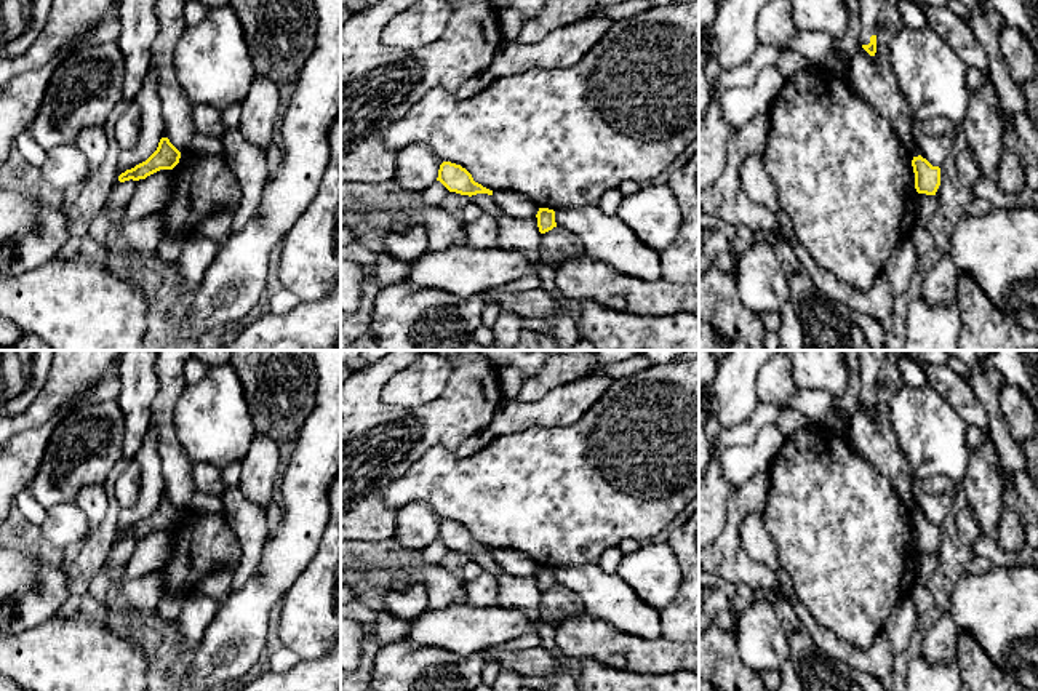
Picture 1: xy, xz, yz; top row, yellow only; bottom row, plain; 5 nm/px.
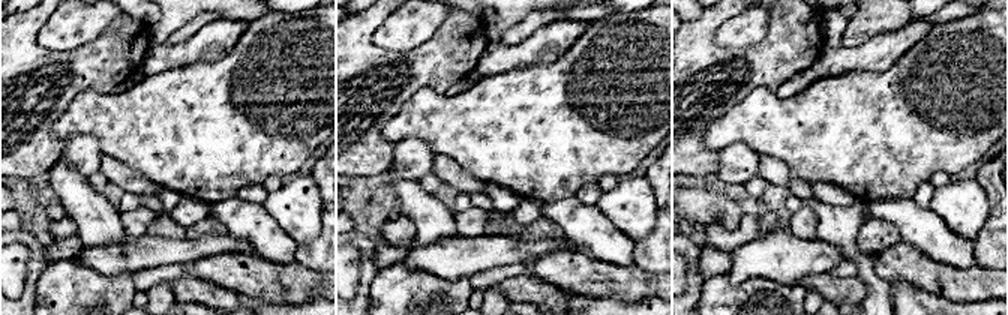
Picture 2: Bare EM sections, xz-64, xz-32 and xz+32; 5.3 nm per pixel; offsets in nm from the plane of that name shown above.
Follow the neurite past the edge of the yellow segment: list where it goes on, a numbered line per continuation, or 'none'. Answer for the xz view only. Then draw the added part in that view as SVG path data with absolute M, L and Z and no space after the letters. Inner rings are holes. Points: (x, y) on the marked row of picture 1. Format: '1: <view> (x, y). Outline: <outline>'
none

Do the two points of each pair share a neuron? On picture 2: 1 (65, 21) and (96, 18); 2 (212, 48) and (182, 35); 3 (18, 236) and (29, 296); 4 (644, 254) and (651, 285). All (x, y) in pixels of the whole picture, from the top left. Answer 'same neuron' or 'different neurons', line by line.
1: same neuron
2: different neurons
3: same neuron
4: different neurons

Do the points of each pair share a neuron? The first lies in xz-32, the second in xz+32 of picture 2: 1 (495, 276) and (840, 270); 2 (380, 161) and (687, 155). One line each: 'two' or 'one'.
1: one
2: one

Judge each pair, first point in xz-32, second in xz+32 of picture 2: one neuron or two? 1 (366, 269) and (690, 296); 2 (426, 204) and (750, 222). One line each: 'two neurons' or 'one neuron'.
1: one neuron
2: two neurons

